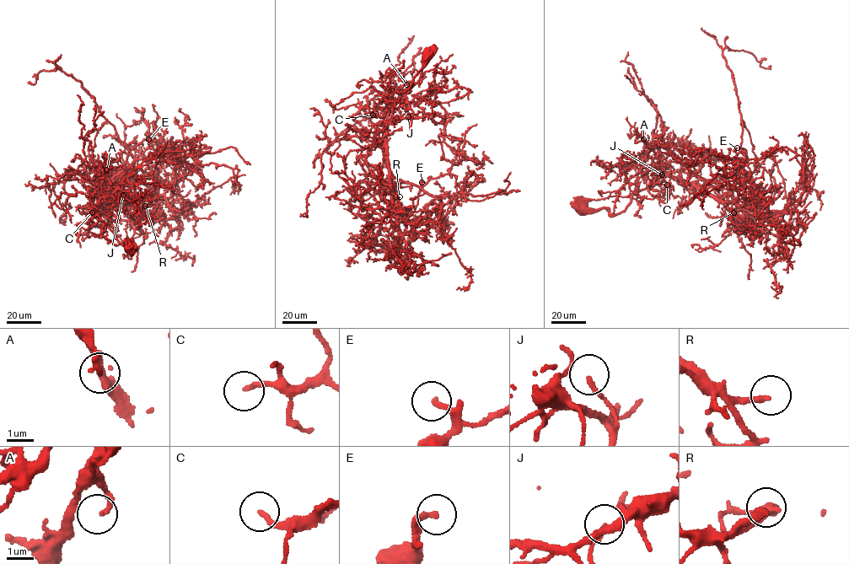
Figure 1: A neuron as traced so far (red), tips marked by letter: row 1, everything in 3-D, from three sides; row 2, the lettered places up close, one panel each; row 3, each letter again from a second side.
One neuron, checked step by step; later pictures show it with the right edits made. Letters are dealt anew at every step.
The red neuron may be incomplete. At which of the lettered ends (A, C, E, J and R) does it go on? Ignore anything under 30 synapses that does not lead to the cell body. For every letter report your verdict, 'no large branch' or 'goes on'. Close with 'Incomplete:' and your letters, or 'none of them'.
A: no large branch
C: goes on
E: no large branch
J: no large branch
R: goes on
Incomplete: C, R

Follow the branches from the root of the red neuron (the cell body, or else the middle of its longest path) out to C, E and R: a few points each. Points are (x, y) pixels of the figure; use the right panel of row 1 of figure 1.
C: (583, 208), (604, 208), (610, 213), (618, 213), (654, 177), (668, 173), (668, 188), (667, 185)
E: (583, 208), (619, 213), (637, 191), (663, 173), (702, 189), (728, 188), (737, 174), (737, 147)
R: (583, 208), (604, 208), (610, 213), (619, 213), (637, 191), (663, 173), (712, 194), (733, 212)

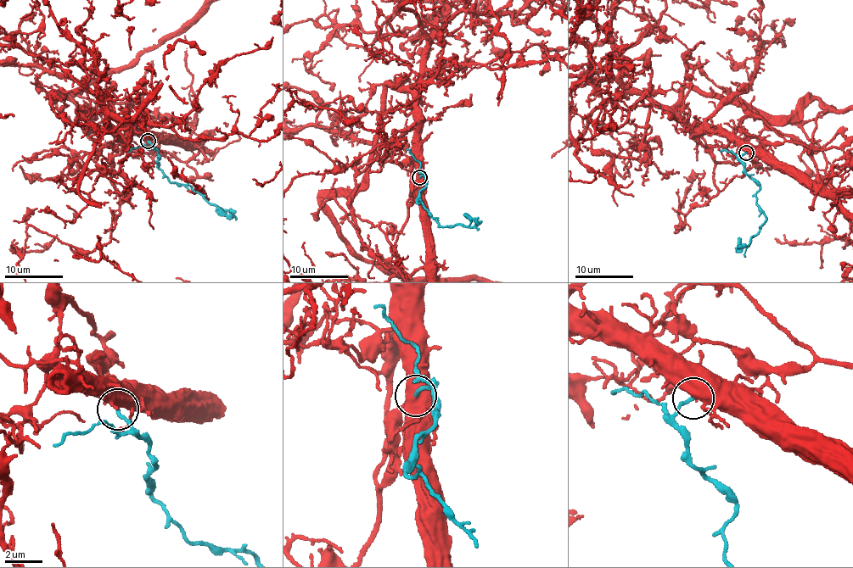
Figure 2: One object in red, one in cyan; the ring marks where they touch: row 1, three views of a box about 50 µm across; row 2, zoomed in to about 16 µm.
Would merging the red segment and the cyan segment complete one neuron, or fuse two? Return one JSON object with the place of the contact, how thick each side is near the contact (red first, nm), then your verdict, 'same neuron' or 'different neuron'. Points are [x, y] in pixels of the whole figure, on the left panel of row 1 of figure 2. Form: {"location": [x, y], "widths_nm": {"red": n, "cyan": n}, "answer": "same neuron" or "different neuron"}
{"location": [148, 141], "widths_nm": {"red": 600, "cyan": 180}, "answer": "same neuron"}

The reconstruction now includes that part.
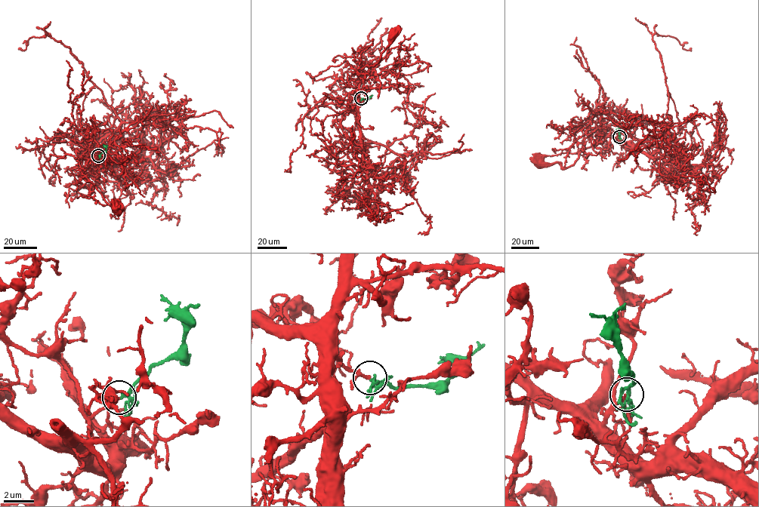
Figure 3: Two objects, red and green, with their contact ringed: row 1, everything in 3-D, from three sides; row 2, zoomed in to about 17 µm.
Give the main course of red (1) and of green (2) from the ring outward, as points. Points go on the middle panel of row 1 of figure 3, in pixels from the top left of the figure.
1: (361, 99), (358, 96), (360, 81), (353, 73), (377, 62), (381, 53), (393, 40), (393, 35)
2: (361, 99), (368, 99), (372, 95)

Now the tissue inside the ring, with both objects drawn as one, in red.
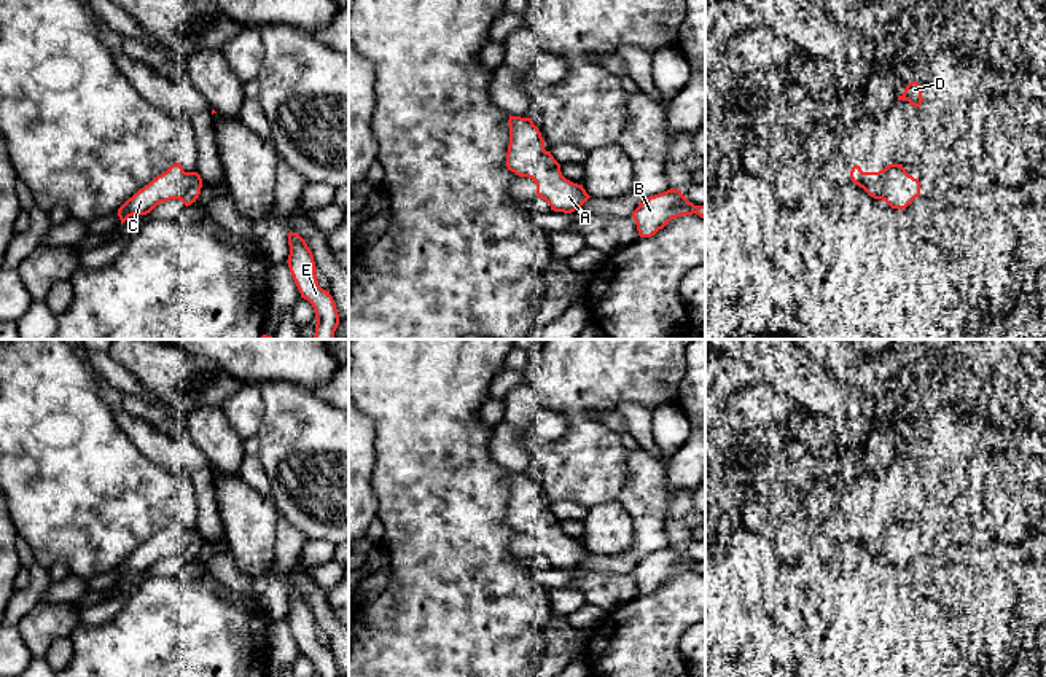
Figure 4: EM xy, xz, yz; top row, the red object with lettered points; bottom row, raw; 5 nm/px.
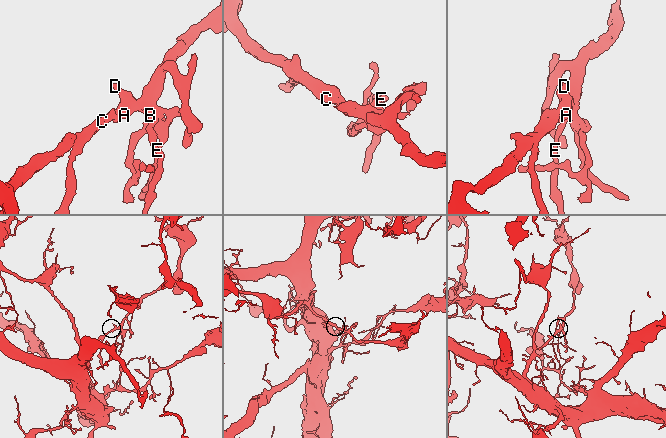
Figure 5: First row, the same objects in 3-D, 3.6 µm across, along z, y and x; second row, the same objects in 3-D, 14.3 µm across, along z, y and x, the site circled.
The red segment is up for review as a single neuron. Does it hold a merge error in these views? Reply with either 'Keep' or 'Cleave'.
Keep

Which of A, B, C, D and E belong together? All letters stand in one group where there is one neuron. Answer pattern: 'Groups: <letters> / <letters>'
Groups: A B C D E

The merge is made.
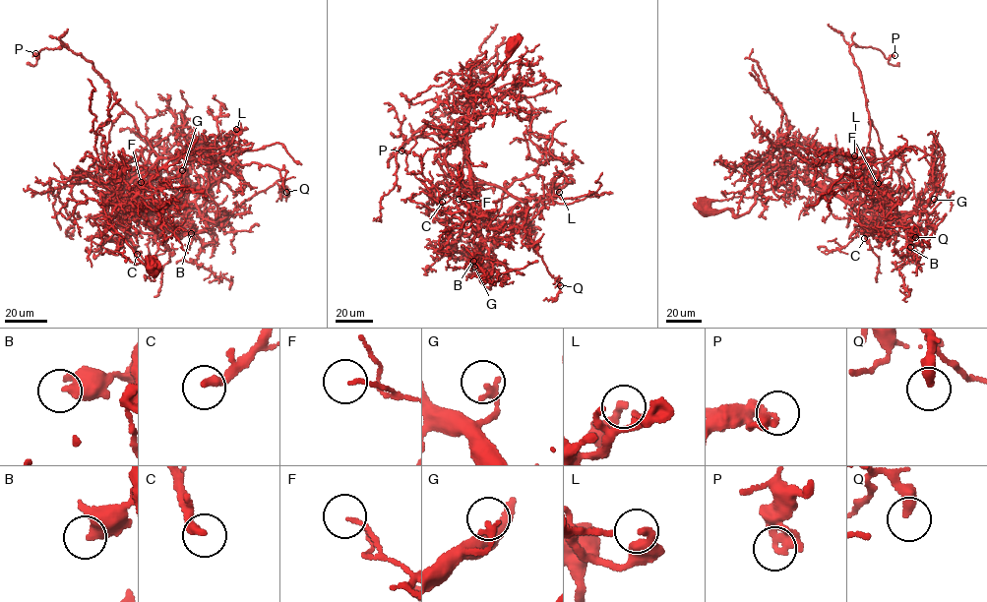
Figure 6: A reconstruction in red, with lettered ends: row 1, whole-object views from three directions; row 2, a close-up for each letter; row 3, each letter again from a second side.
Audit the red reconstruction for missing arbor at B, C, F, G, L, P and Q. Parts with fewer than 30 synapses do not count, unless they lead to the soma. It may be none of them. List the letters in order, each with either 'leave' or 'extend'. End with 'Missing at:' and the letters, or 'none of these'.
B: leave
C: extend
F: leave
G: leave
L: leave
P: leave
Q: leave
Missing at: C

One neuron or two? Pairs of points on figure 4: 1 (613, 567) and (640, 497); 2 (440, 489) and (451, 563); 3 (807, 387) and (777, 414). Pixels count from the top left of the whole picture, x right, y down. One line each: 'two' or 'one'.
1: one
2: one
3: two

